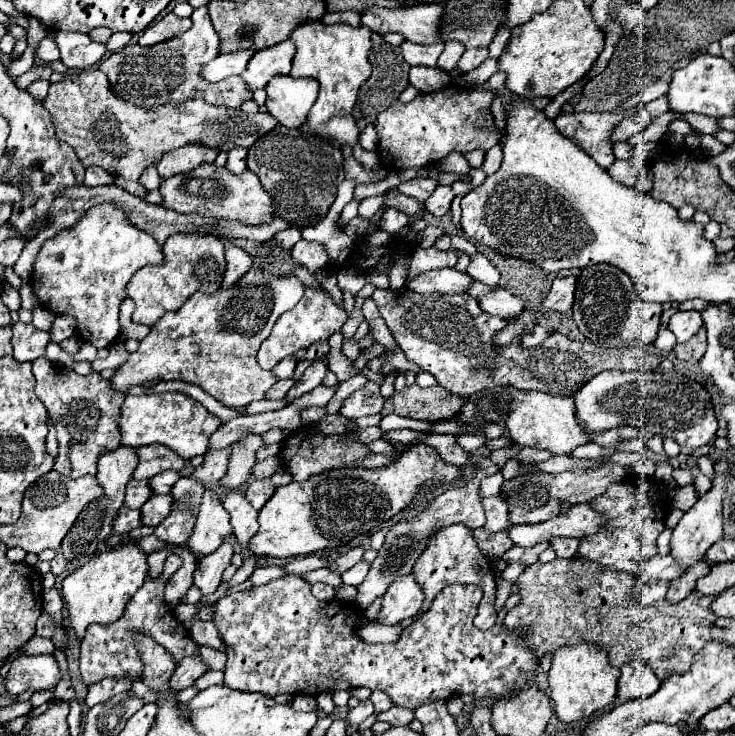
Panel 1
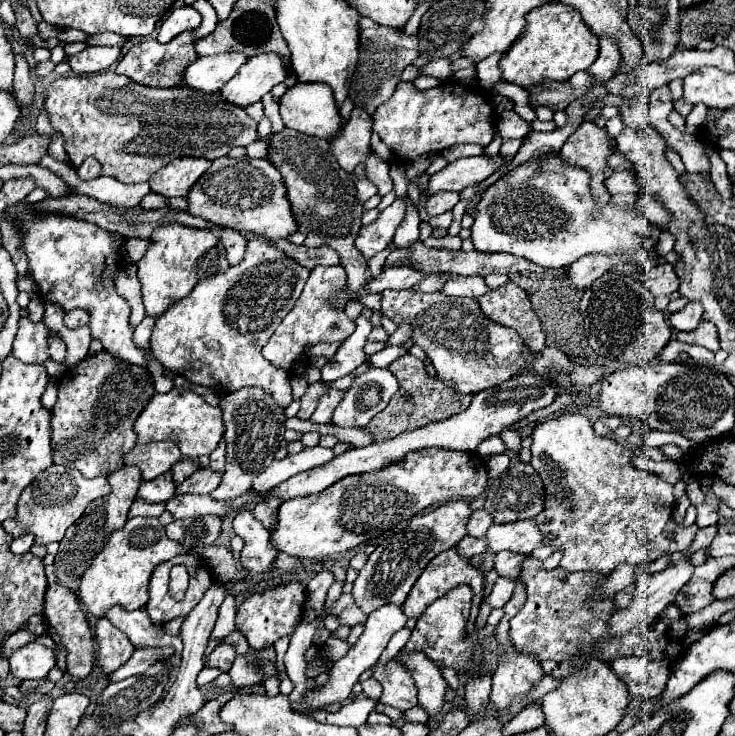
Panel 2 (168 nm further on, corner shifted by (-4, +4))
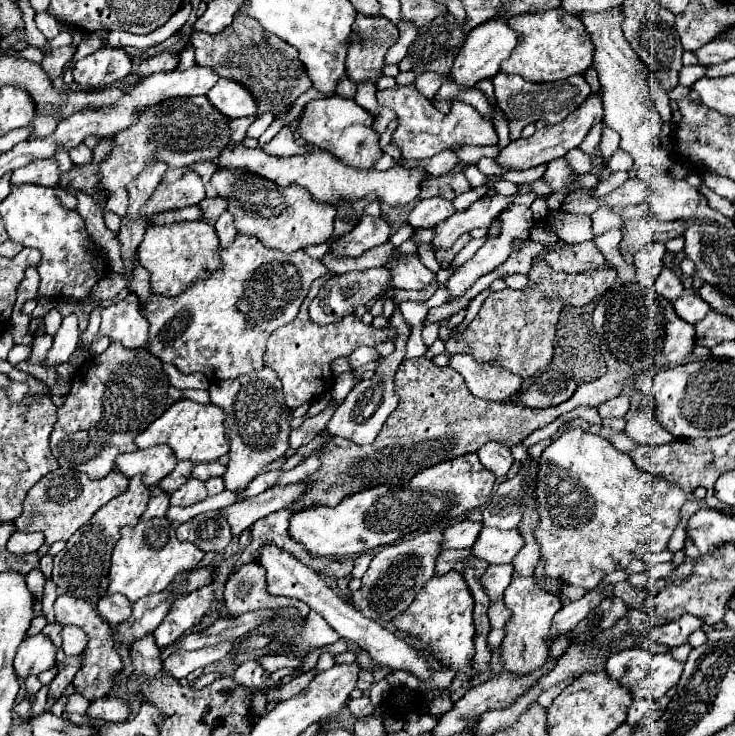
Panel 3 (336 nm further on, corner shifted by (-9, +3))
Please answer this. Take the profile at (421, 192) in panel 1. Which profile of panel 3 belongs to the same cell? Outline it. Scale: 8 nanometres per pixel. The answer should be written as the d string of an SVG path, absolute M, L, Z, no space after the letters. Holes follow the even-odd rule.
M602 92L598 94L590 94L580 106L578 110L574 110L566 120L558 122L558 124L545 124L542 120L536 122L536 132L530 138L520 138L518 142L510 142L506 148L500 150L496 162L500 166L506 166L510 170L526 170L538 164L548 164L556 158L562 158L568 150L578 148L584 140L584 136L588 134L588 130L596 124L602 122Z

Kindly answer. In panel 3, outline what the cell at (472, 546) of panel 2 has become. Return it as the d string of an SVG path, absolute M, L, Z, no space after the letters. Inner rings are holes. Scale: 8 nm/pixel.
M448 550L448 552L442 552L440 556L438 556L438 560L436 560L436 570L434 570L434 576L440 576L440 574L446 574L446 572L450 572L452 570L452 566L456 564L456 562L460 562L460 558L464 558L464 556L470 556L472 552L470 550Z

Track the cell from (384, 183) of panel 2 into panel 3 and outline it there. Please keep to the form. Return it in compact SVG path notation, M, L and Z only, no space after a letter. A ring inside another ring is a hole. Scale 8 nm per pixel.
M330 96L330 98L320 98L312 100L304 106L302 112L302 122L298 128L298 134L308 142L314 144L338 160L354 166L354 168L372 168L376 160L382 156L382 150L378 146L378 134L374 130L374 114L362 110L354 100L350 98L340 98L340 96Z

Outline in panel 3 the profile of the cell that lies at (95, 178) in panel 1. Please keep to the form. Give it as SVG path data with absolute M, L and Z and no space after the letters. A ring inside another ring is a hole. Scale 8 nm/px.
M78 144L76 148L70 150L70 160L74 164L86 164L90 162L90 158L92 158L92 150L86 144Z

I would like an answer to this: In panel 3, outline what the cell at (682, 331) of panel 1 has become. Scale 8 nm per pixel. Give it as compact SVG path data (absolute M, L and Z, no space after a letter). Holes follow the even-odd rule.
M684 294L674 302L674 310L682 320L696 324L704 318L704 314L710 312L710 306L706 306L706 302L702 302L702 298L698 298L696 294Z

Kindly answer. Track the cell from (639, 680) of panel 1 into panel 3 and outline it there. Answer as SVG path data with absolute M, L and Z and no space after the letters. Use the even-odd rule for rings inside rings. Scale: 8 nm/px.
M630 648L630 650L622 650L618 654L610 654L610 658L606 662L606 672L614 680L618 680L624 688L628 688L632 696L660 700L672 686L678 684L678 678L682 674L682 664L678 660L674 660L670 652L656 654L656 652L644 650L644 648Z

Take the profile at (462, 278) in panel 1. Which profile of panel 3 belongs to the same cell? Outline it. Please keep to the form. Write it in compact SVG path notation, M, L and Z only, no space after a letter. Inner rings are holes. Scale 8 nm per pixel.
M370 268L360 272L346 272L342 276L332 276L318 292L318 296L310 302L310 320L316 324L330 324L338 318L344 318L356 310L360 304L368 304L372 298L376 298L378 292L388 288L390 272L386 268Z

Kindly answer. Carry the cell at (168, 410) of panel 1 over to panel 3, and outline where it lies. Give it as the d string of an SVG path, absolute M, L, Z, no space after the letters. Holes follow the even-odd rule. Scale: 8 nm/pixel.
M182 398L182 402L176 402L174 406L170 406L170 410L166 410L166 414L162 414L162 418L158 418L158 422L152 422L142 434L138 434L134 444L140 450L158 446L158 444L166 444L168 448L172 448L172 452L178 460L190 460L194 464L214 462L222 454L228 452L228 440L224 436L222 408L218 408L214 404L202 406L198 402Z

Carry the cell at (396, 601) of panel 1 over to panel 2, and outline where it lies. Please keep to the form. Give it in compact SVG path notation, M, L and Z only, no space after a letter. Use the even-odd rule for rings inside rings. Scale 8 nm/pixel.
M383 605L381 609L375 609L373 613L369 613L363 635L357 639L357 643L349 649L349 653L343 659L333 663L333 667L329 671L329 681L319 691L307 693L307 705L311 709L321 709L327 703L343 703L351 695L351 689L359 681L359 675L377 663L377 659L383 653L383 649L387 647L391 635L395 631L399 631L401 627L405 627L405 623L407 623L407 615L401 611L401 605Z

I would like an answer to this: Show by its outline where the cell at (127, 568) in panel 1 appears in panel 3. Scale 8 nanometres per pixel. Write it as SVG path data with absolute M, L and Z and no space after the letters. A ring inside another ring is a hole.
M166 518L140 520L134 528L122 528L122 536L114 546L110 566L110 586L106 594L124 594L130 602L138 602L148 594L164 590L178 572L192 570L200 564L204 552L190 542L180 542Z

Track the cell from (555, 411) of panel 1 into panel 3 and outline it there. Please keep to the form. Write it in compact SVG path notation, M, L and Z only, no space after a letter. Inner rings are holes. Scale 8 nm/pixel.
M568 428L560 438L544 448L540 456L536 494L540 524L534 534L542 550L542 560L546 562L544 572L586 590L594 590L606 574L624 570L644 552L664 552L674 528L680 524L680 508L686 502L686 494L680 488L668 486L662 478L638 470L628 454L618 452L608 440L582 428Z

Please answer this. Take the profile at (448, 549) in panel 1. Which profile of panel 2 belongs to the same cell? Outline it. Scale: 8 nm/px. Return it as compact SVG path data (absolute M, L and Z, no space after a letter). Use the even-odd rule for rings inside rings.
M451 547L451 549L439 553L437 557L433 557L433 559L429 561L429 565L423 569L421 577L419 577L417 583L413 585L409 597L407 597L405 603L401 605L401 609L403 609L403 613L405 613L407 617L415 617L415 619L417 619L417 617L419 617L435 599L439 599L439 597L445 595L449 589L453 589L455 585L461 585L461 583L467 583L467 585L471 585L471 589L473 589L473 605L471 605L469 625L467 625L469 633L473 635L473 633L475 633L475 621L477 621L479 605L481 605L483 595L485 595L485 573L483 573L481 569L473 567L473 565L469 563L467 557L461 557L461 555L457 553L457 547Z

